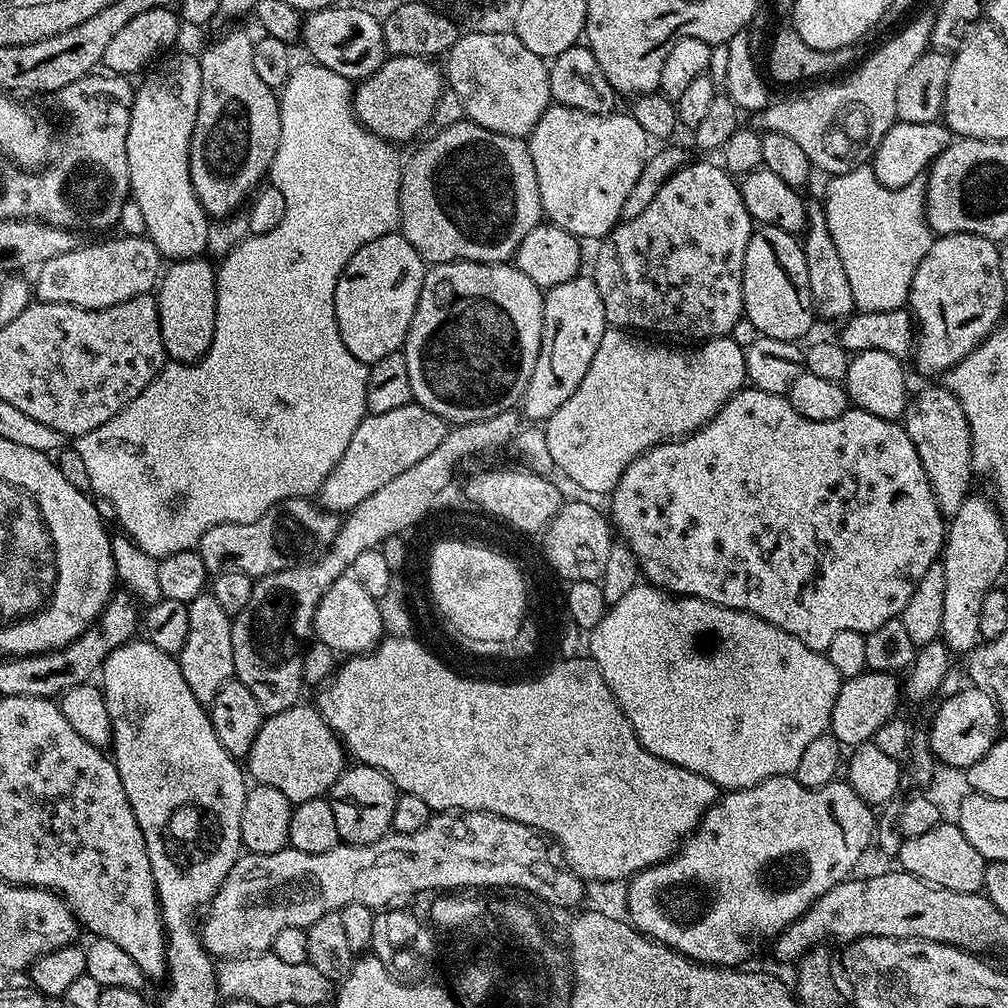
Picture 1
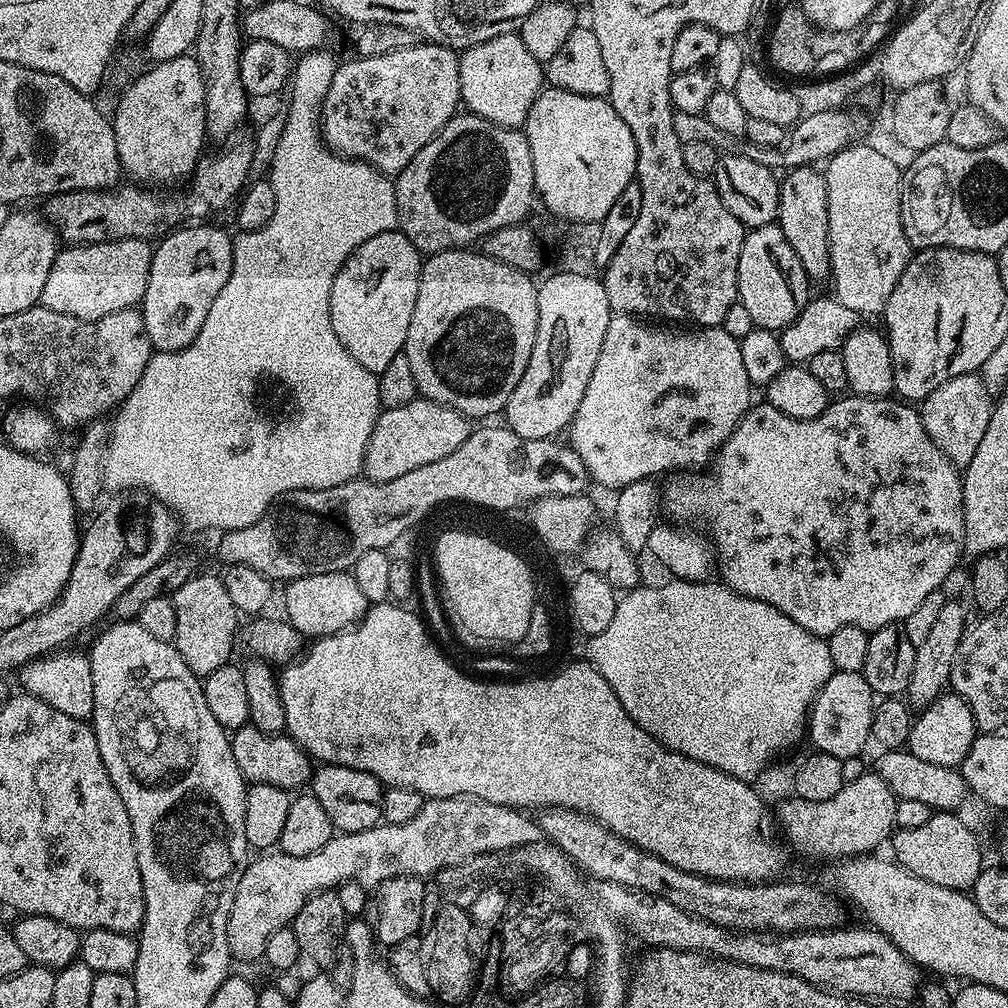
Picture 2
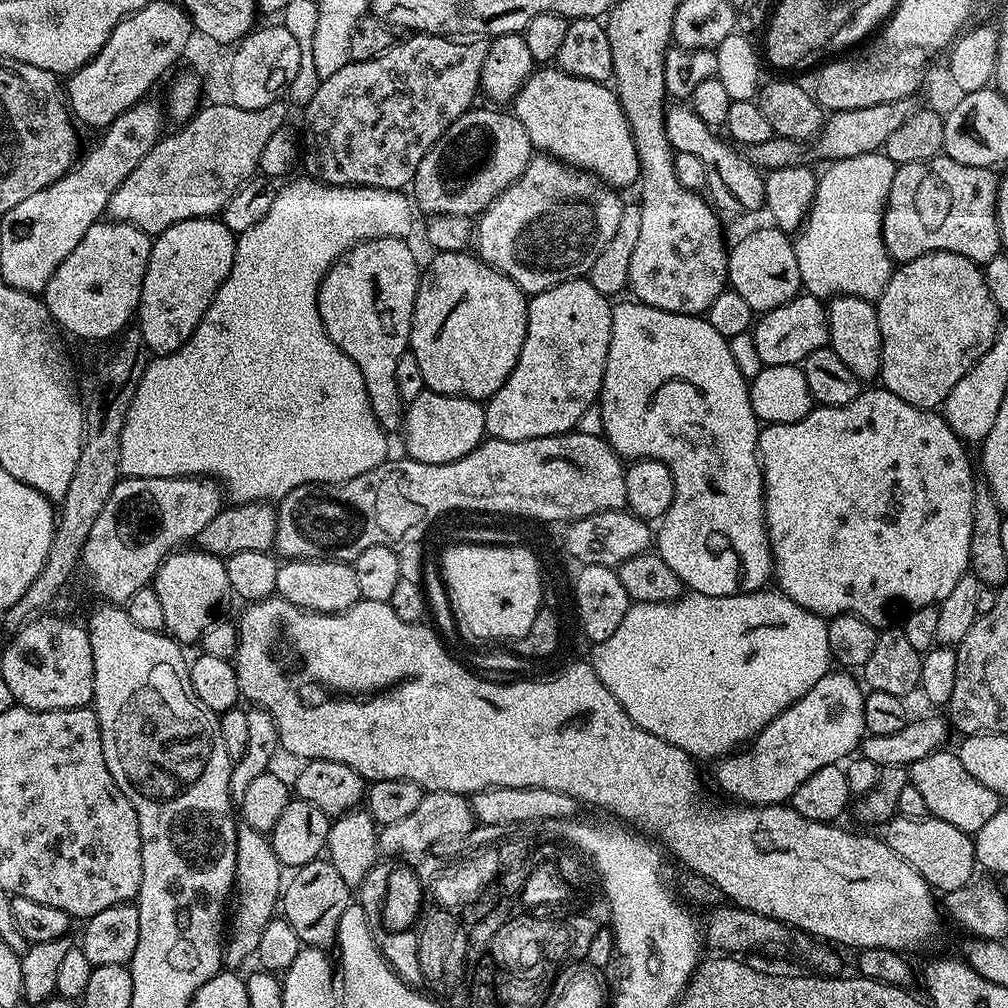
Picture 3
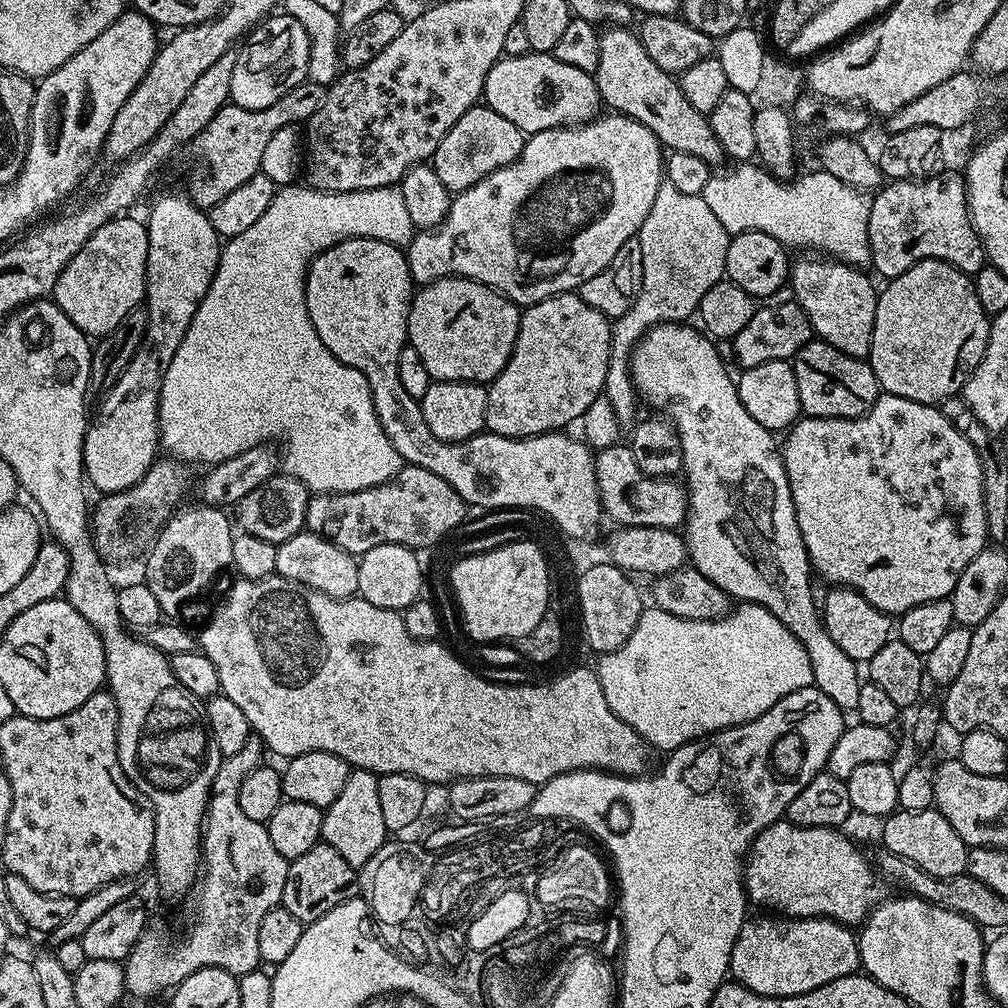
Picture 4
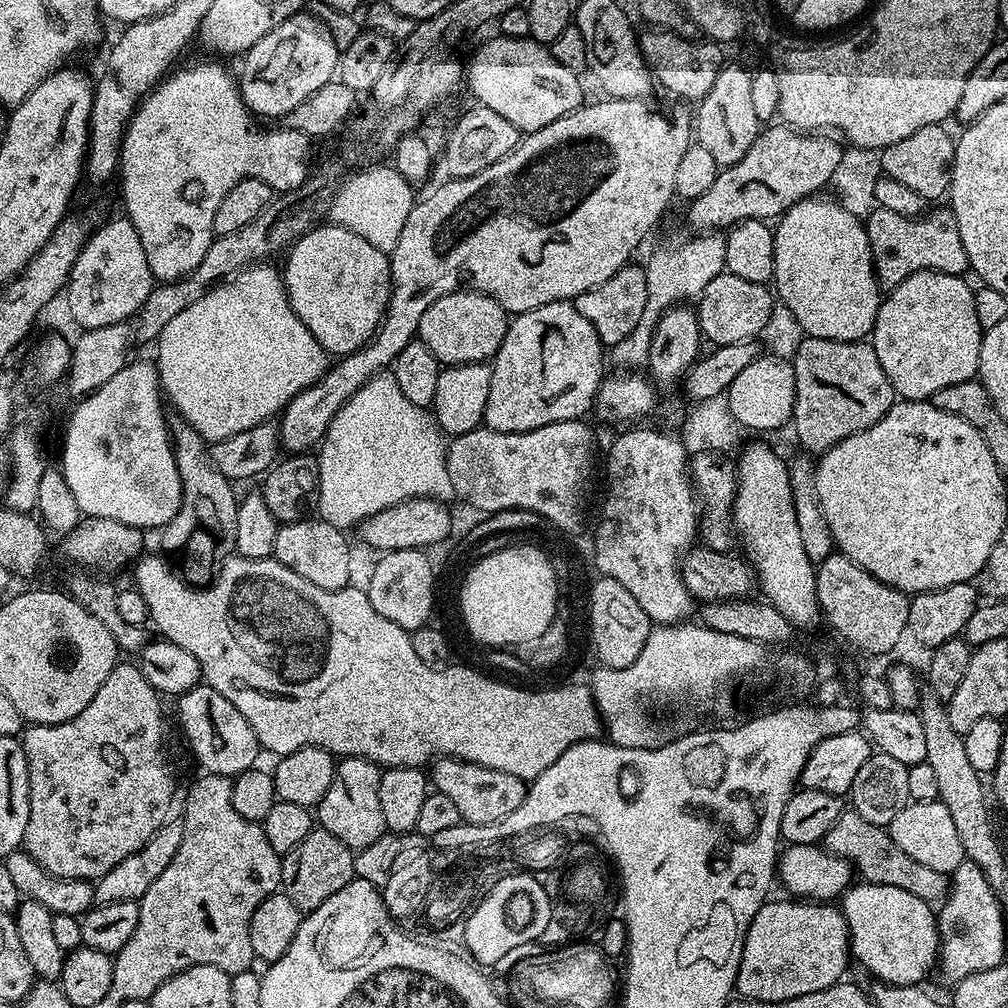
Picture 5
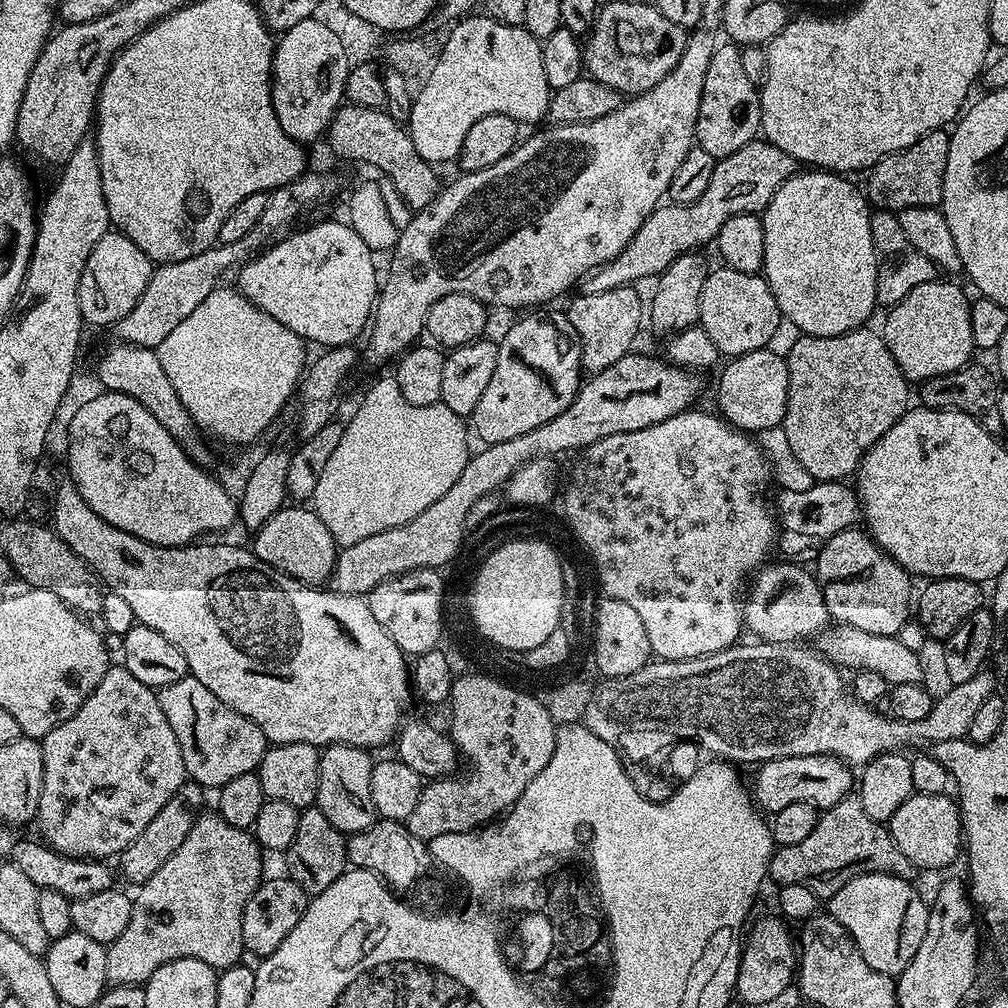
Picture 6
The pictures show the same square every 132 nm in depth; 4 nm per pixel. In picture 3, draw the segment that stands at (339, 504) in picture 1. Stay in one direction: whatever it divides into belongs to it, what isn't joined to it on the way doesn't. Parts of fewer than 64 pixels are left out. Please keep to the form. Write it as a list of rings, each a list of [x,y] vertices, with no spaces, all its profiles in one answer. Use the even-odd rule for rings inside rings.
[[[425,390],[407,405],[404,413],[404,448],[407,459],[427,464],[454,462],[470,454],[485,439],[484,404],[465,396],[451,396]]]

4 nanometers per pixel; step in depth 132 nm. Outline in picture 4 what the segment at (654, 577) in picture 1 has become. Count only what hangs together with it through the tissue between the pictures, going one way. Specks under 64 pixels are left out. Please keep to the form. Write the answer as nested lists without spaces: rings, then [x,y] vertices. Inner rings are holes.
[[[881,394],[874,406],[866,414],[854,418],[818,418],[804,416],[787,429],[785,440],[782,440],[782,455],[786,466],[788,485],[792,487],[794,498],[794,514],[798,518],[798,530],[802,534],[802,542],[808,551],[808,561],[812,564],[815,575],[820,576],[832,586],[853,588],[870,606],[887,612],[896,618],[908,612],[914,606],[922,606],[922,602],[947,600],[958,582],[959,575],[967,564],[986,548],[988,527],[986,526],[986,510],[982,494],[982,466],[978,462],[978,454],[958,430],[940,413],[939,407],[914,402],[910,398],[898,398]]]

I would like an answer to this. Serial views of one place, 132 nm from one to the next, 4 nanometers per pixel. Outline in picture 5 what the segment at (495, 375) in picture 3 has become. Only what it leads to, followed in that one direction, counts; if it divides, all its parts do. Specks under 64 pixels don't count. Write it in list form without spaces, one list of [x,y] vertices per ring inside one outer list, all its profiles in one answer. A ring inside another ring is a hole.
[[[457,290],[438,298],[438,302],[422,314],[418,338],[430,346],[430,354],[434,354],[441,365],[479,364],[495,357],[506,338],[509,323],[509,313],[494,298],[484,292]]]

